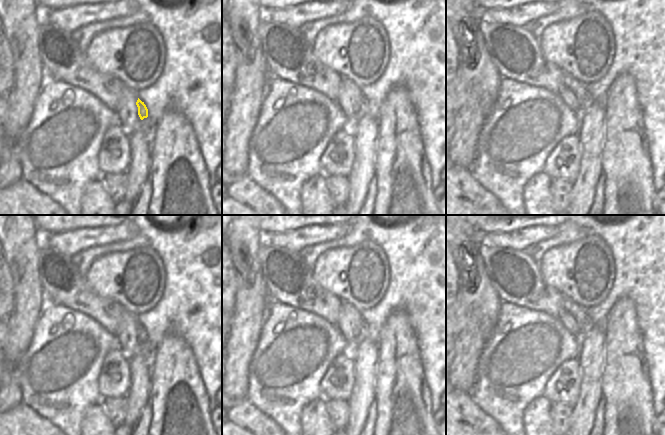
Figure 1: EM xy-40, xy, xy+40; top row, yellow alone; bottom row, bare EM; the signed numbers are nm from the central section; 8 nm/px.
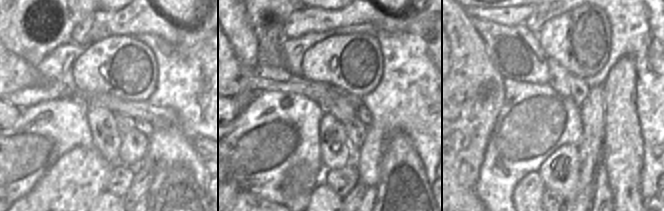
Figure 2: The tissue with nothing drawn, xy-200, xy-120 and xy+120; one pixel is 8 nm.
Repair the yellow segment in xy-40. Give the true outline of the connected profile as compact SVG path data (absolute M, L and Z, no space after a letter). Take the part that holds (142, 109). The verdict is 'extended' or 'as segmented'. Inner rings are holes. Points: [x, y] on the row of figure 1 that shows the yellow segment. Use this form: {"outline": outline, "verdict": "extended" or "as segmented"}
{"outline": "M138 98L136 105L138 107L138 115L139 115L140 119L143 120L144 118L147 118L148 117L148 109L147 109L146 105L144 104L144 102L142 102Z", "verdict": "as segmented"}

